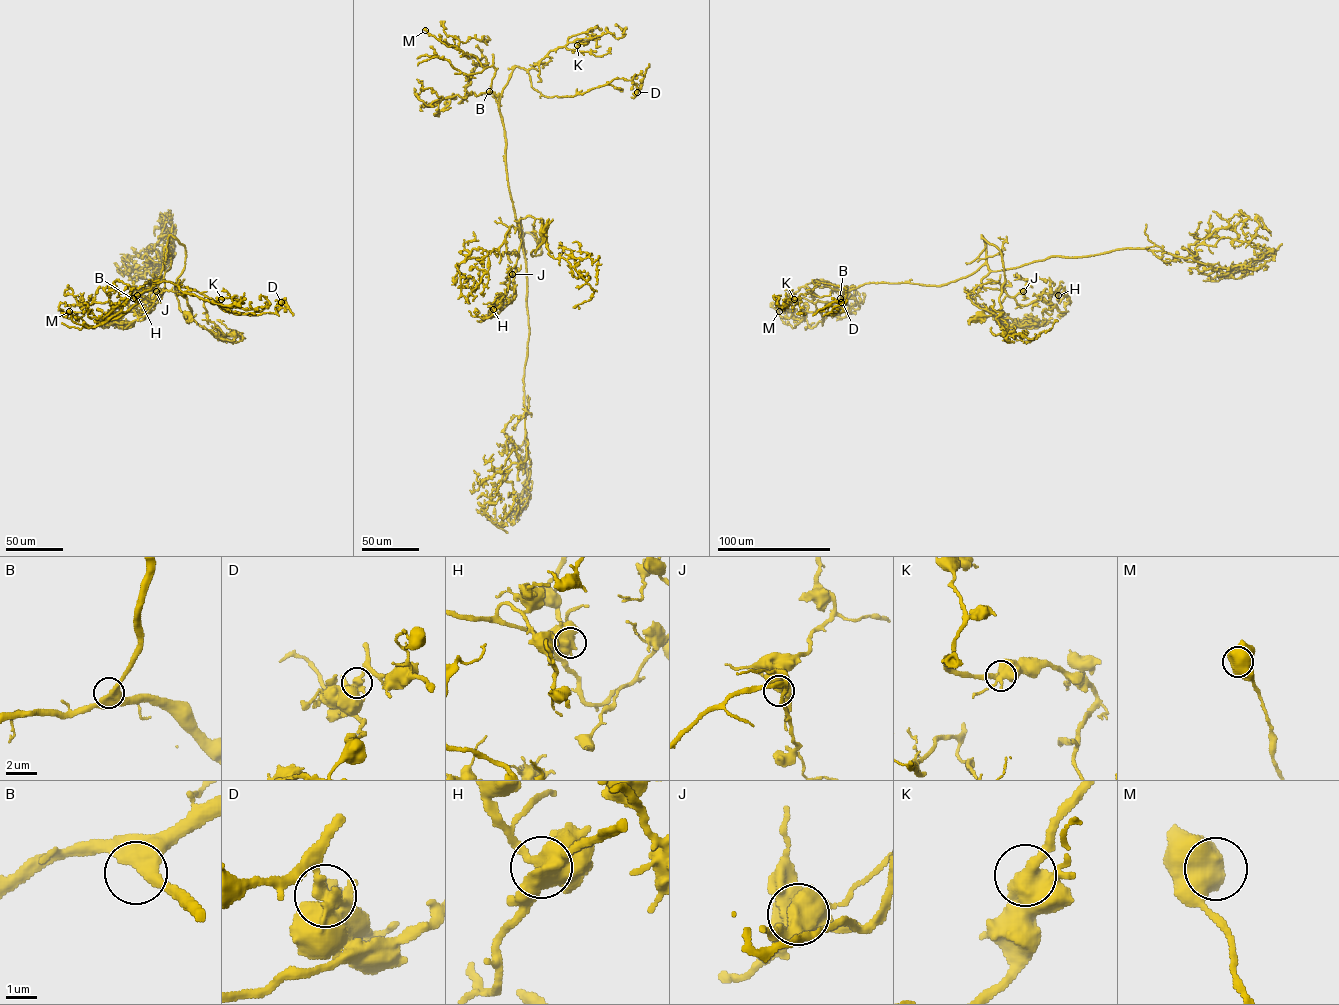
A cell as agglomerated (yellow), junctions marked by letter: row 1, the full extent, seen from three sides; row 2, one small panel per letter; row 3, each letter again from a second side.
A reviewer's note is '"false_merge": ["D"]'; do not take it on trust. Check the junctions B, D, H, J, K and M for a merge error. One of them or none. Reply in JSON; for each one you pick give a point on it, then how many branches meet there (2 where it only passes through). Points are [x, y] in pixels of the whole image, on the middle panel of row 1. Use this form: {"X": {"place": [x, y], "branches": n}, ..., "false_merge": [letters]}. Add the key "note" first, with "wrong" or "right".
{"note": "right", "D": {"place": [637, 92], "branches": 2}, "false_merge": ["D"]}

